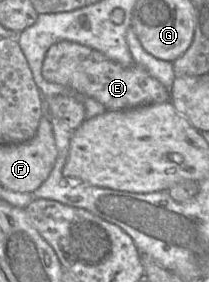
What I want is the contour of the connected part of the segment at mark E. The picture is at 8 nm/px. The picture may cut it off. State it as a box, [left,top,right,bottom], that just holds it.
[42,41,171,110]

